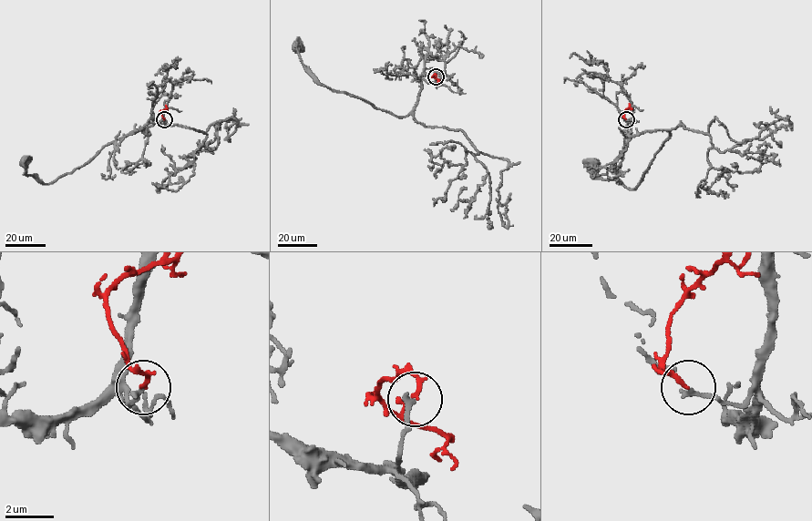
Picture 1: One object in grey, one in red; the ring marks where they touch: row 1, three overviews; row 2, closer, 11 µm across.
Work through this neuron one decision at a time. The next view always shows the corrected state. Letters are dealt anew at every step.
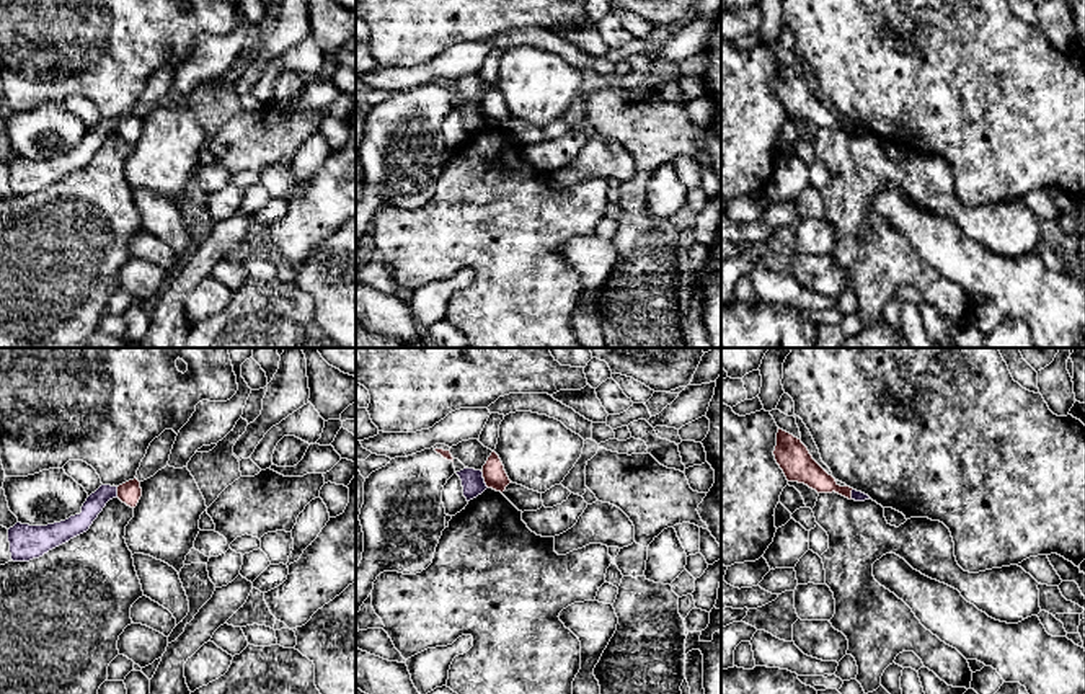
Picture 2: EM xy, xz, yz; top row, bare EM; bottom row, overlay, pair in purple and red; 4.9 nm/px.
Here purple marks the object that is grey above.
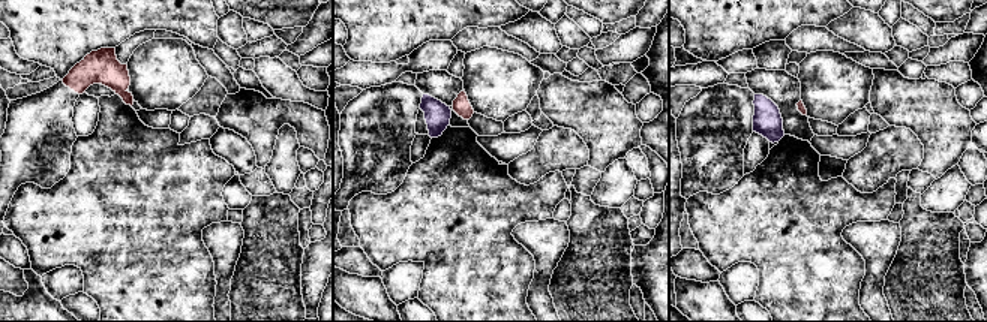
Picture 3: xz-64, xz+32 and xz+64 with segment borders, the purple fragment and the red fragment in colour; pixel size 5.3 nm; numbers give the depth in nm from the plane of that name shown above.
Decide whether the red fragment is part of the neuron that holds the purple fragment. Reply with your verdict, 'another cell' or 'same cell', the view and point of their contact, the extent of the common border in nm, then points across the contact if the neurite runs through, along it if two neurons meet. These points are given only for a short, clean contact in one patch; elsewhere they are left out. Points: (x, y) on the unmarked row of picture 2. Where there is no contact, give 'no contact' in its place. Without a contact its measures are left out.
another cell | xz (483, 113) | 100 nm | along xz (480, 105), (488, 121)

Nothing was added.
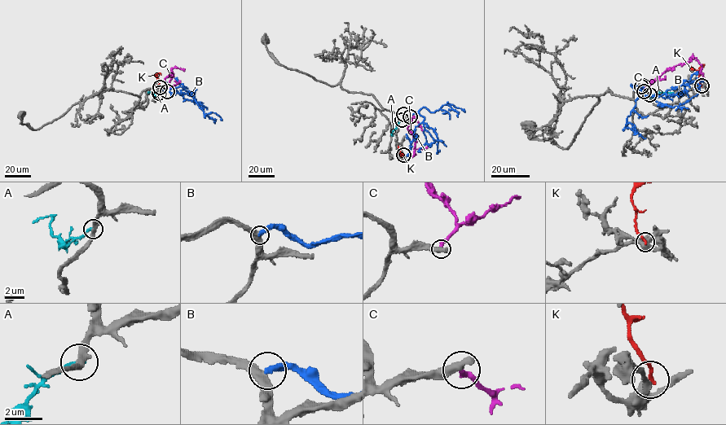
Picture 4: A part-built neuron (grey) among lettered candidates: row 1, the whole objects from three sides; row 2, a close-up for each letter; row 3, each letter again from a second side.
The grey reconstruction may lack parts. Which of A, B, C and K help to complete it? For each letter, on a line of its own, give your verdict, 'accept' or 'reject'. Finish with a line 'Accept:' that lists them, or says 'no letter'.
A: reject
B: reject
C: reject
K: reject
Accept: no letter

